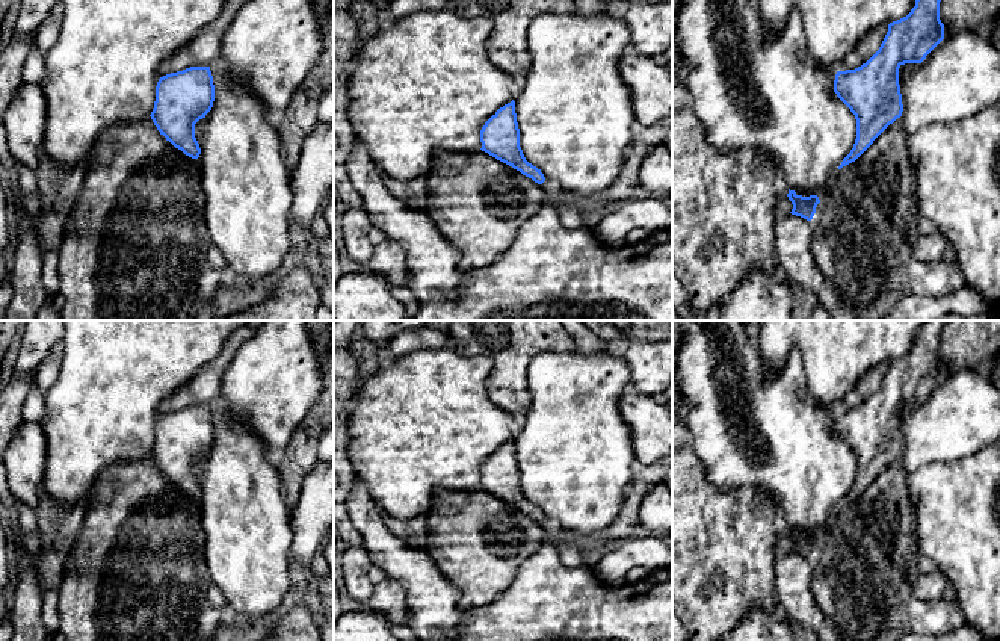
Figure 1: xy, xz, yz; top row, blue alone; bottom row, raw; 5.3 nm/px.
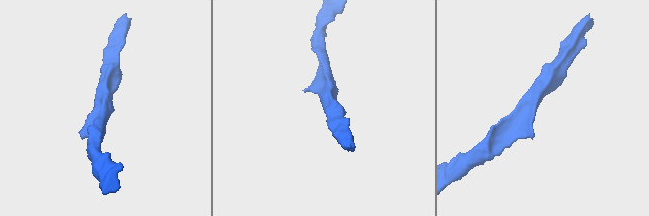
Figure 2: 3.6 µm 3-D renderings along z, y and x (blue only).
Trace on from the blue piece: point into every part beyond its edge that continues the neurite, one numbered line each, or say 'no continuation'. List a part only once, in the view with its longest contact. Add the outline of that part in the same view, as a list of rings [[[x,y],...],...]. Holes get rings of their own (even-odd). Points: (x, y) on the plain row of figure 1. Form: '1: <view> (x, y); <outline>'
no continuation

